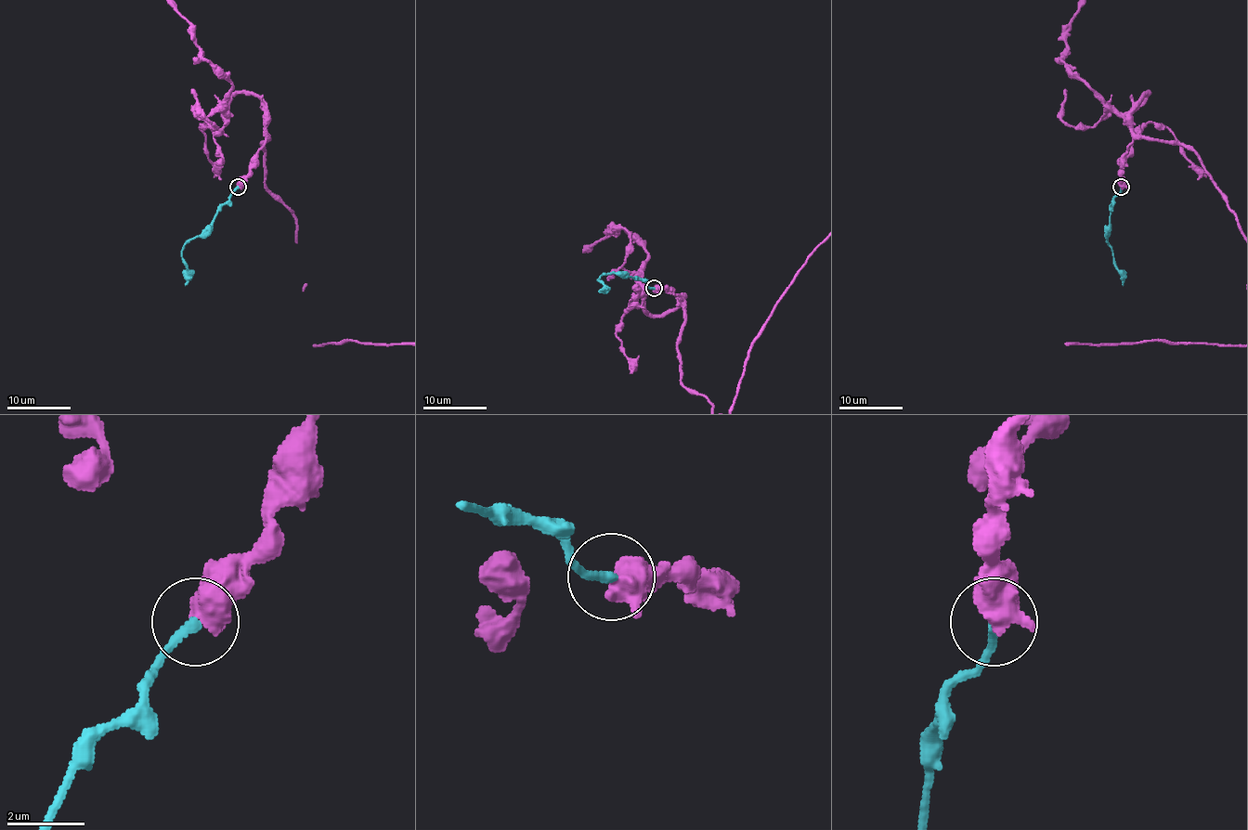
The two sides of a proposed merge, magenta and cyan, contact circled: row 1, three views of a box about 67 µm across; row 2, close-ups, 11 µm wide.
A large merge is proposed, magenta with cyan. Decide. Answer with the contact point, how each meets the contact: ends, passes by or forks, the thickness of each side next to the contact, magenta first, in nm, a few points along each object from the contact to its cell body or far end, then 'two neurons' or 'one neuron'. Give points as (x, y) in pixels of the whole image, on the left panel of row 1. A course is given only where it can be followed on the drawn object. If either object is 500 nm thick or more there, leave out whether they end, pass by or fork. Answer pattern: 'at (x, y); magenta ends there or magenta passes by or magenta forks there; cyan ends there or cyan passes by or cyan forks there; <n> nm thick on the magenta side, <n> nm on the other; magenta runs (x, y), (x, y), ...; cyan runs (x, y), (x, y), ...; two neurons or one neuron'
at (238, 187); 500 nm thick on the magenta side, 240 nm on the other; cyan runs (238, 188), (214, 219), (188, 241), (181, 251), (181, 259), (188, 270), (185, 285); one neuron

